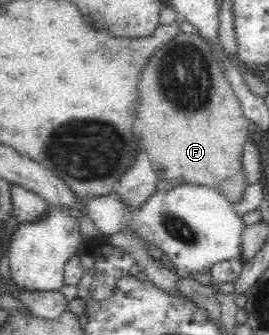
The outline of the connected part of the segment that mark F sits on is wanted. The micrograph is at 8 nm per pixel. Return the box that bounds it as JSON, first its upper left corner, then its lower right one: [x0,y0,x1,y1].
[136,34,253,204]

